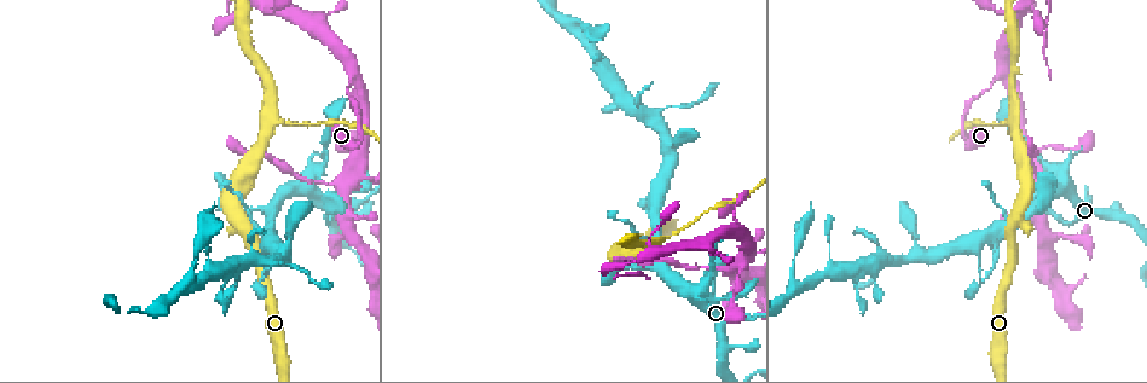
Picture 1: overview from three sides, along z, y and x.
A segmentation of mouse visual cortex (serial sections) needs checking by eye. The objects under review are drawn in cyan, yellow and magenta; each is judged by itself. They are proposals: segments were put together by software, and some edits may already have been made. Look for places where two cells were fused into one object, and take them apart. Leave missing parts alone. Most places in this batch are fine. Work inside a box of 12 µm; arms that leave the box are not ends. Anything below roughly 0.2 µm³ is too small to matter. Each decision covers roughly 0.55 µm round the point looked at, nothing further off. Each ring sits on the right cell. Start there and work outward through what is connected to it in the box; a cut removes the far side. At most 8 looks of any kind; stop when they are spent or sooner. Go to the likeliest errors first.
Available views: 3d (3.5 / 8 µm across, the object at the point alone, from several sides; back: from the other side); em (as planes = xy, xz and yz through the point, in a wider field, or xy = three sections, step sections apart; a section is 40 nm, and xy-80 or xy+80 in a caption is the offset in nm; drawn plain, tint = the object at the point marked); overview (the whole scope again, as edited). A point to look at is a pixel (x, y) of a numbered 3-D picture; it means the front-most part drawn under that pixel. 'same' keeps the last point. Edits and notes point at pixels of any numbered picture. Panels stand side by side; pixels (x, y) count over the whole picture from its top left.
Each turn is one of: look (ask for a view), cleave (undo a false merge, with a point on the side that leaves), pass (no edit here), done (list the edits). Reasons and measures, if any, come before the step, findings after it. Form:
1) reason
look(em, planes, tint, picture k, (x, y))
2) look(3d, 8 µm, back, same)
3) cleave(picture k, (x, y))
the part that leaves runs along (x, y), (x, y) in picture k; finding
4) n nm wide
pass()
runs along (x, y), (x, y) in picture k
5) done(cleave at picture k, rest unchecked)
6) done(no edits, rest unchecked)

look(3d, 3.5 µm, picture 1, (1012, 123))

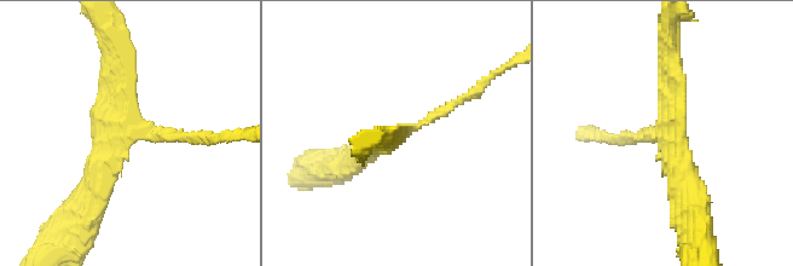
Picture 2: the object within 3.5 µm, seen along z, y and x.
3 arms; arms of 150, 250, 300 nm
look(em, planes, tint, picture 2, (115, 134))

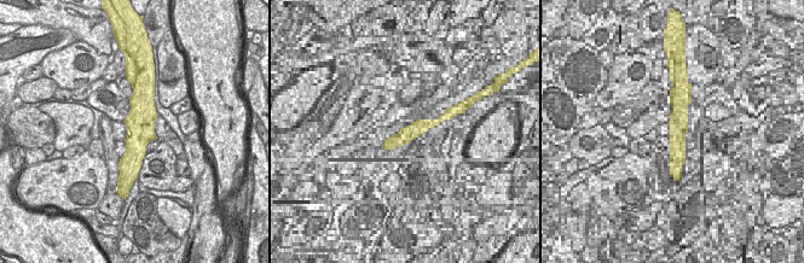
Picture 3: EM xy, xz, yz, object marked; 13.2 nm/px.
pass()
runs along (86, 202), (120, 116), (120, 46) in picture 2; one cell here

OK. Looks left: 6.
two arms in line, one across
look(3d, 3.5 µm, picture 1, (314, 29))

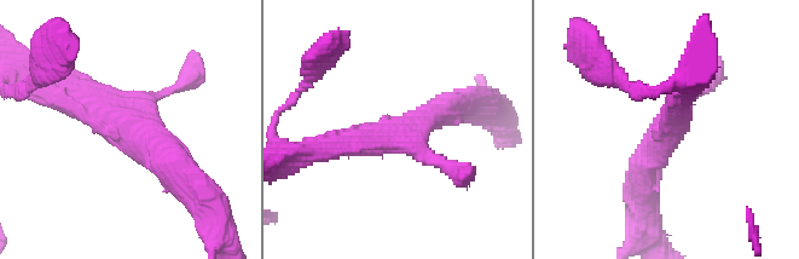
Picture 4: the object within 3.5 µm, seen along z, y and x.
look(em, xy, step 5, tint, picture 4, (398, 131))

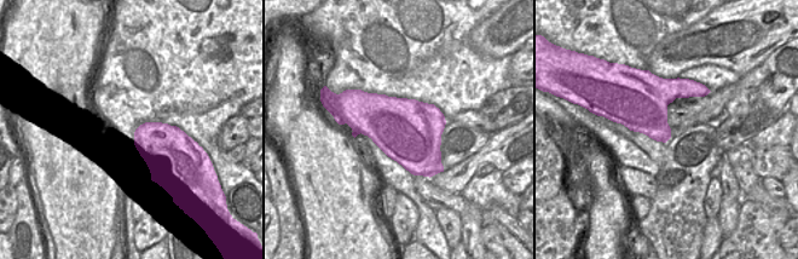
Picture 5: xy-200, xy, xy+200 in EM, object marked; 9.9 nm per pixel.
3 arms
pass()
runs along (183, 179), (138, 132), (56, 91) in picture 4; continuous, no second cell

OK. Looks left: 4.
arms part here
look(3d, 3.5 µm, picture 1, (690, 291))

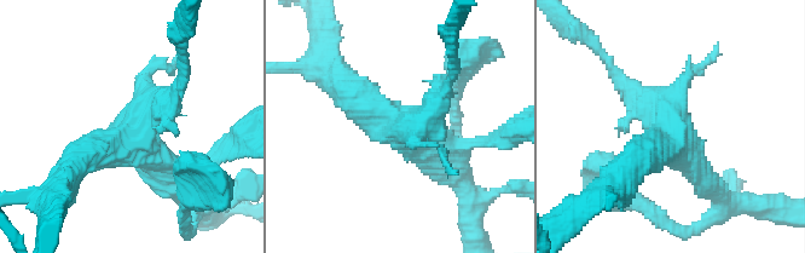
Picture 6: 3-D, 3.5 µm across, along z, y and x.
shape alone is not enough
look(em, xy, step 3, tint, picture 6, (136, 144))

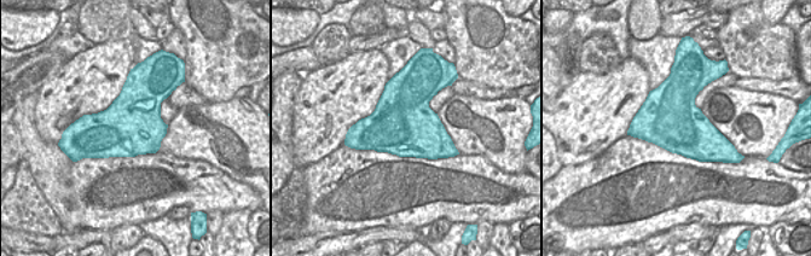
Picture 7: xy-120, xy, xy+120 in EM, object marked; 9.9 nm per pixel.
look(em, xy, step 5, tint, same)

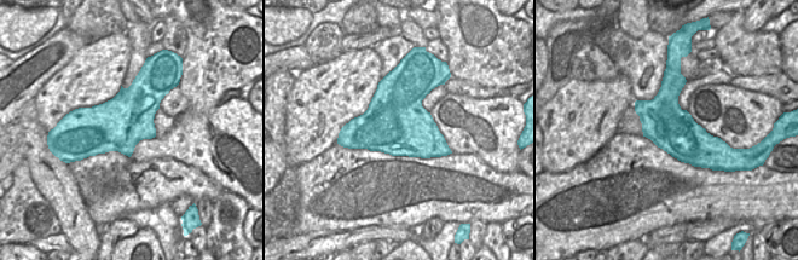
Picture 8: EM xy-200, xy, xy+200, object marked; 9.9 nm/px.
pass()
runs along (456, 177), (404, 127), (345, 87) in picture 6; one cell here

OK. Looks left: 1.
done(no edits, rest unchecked)

